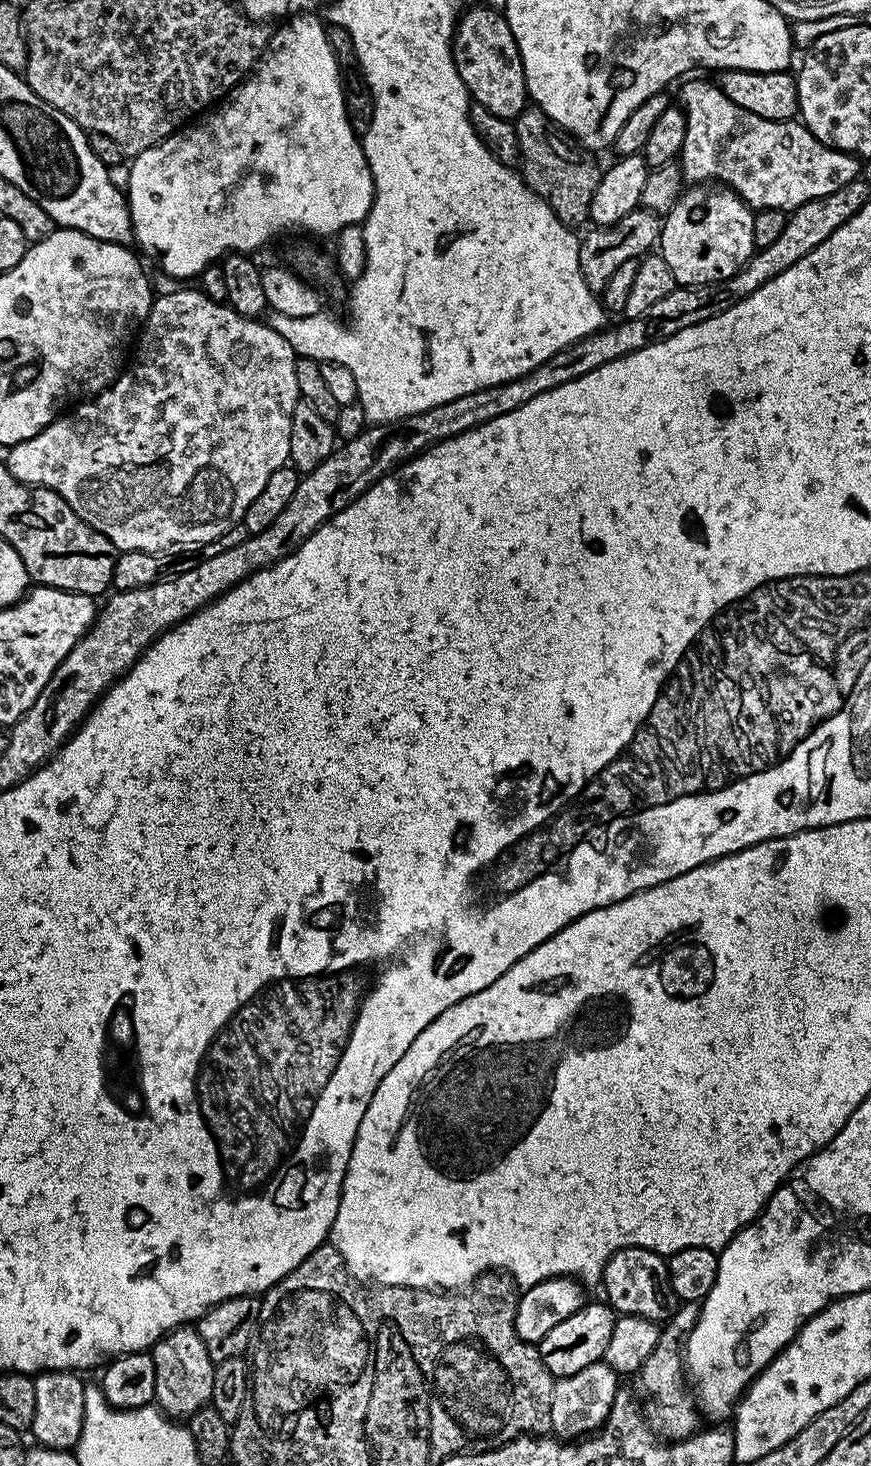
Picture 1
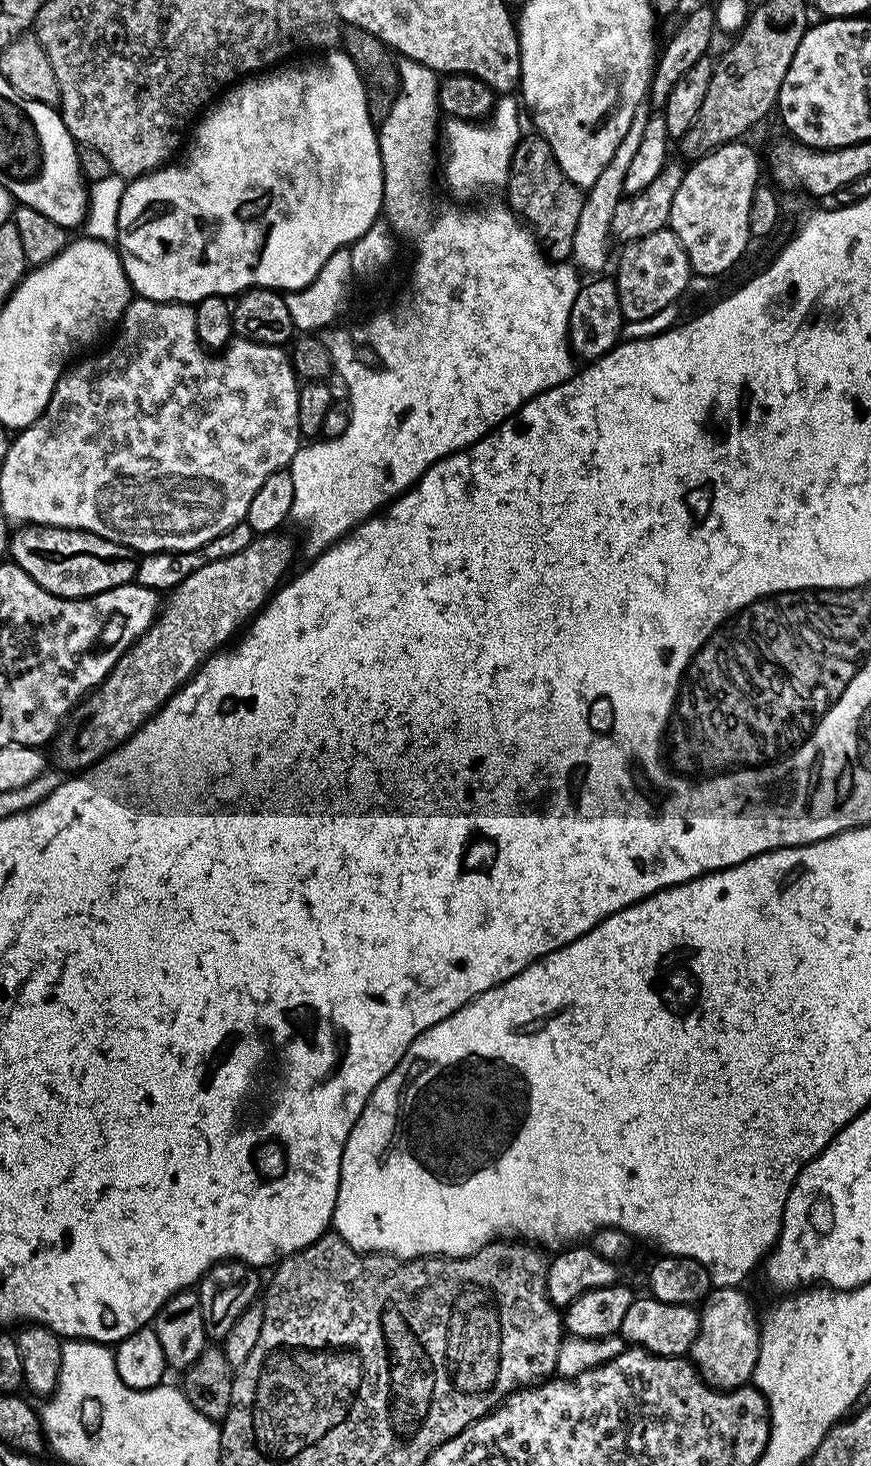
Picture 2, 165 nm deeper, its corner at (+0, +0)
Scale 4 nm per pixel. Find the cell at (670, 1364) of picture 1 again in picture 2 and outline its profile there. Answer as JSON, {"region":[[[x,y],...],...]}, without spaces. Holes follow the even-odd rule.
{"region":[[[743,1287],[713,1288],[699,1309],[700,1325],[692,1343],[690,1360],[705,1384],[721,1390],[745,1387],[758,1362],[761,1321],[744,1291]]]}

